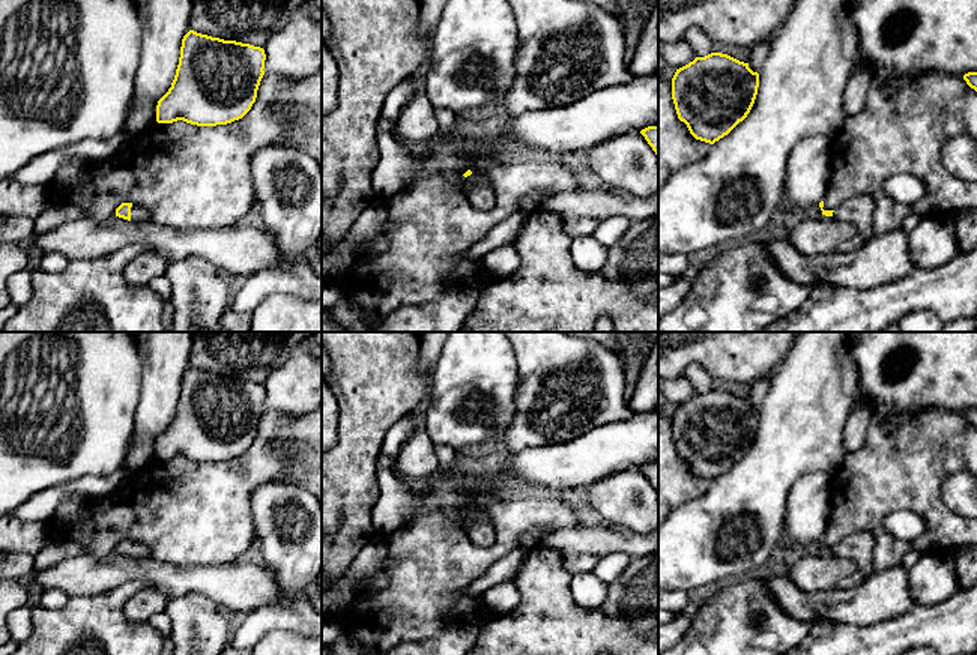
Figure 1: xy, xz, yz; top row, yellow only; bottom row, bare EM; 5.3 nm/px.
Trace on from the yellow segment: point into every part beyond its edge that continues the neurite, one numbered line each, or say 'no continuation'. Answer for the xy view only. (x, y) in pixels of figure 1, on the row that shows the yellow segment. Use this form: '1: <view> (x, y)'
1: xy (139, 214)

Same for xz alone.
1: xz (480, 193)

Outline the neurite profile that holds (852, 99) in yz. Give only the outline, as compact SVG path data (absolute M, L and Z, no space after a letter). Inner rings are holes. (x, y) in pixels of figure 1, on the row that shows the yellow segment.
M863 63L852 65L845 92L842 95L842 108L846 117L852 117L863 110L872 80L873 74L869 66Z

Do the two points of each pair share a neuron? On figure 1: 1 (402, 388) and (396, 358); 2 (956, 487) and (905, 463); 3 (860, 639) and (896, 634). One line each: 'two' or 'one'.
1: one
2: two
3: one

